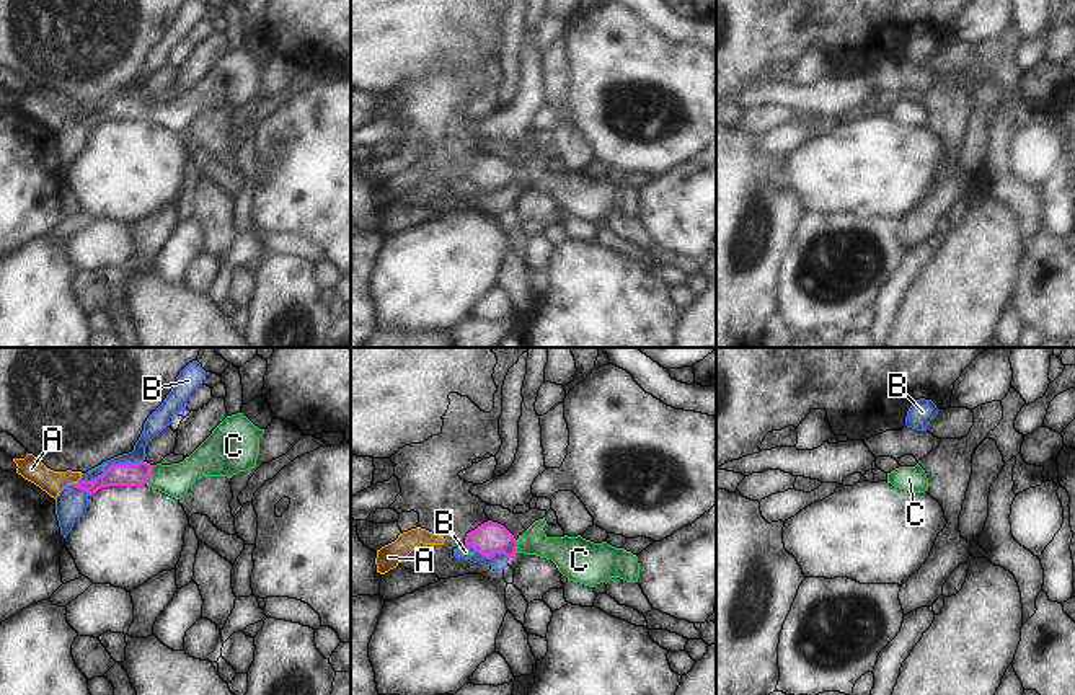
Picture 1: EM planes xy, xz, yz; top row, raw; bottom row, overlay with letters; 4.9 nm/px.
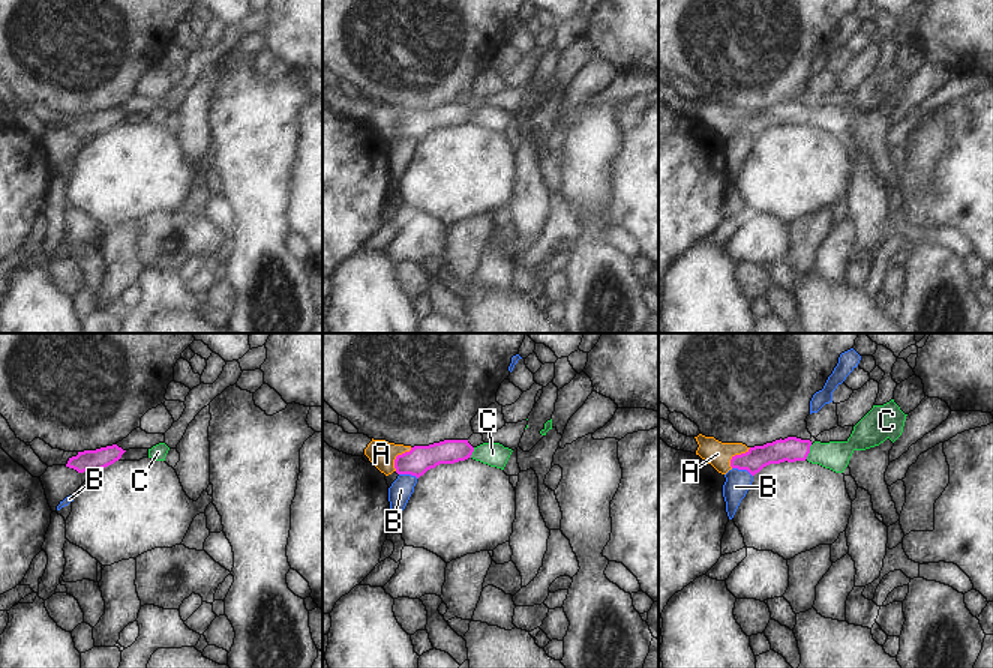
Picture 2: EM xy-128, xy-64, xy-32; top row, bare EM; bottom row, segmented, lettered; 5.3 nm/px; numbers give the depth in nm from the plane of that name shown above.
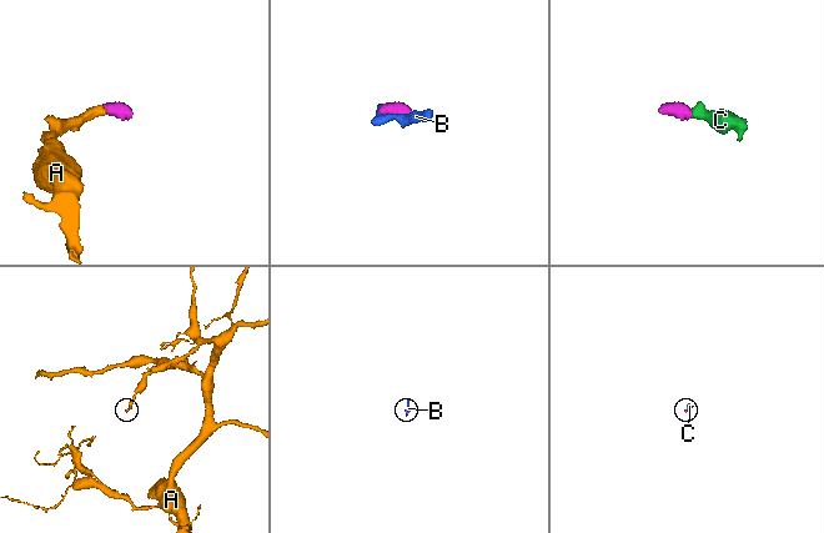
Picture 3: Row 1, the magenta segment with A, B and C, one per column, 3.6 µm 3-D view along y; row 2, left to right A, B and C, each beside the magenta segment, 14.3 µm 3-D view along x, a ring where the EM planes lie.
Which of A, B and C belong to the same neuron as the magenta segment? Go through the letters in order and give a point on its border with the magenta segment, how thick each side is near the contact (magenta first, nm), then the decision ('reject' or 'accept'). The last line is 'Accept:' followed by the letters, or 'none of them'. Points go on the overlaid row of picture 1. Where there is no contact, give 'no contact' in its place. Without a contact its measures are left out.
A: xy (77, 482) | 110/120 nm | accept
B: xy (111, 465) | 110/70 nm | reject
C: xy (149, 475) | 110/160 nm | accept
Accept: A, C

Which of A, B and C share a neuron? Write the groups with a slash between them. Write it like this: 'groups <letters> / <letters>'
groups A C / B

